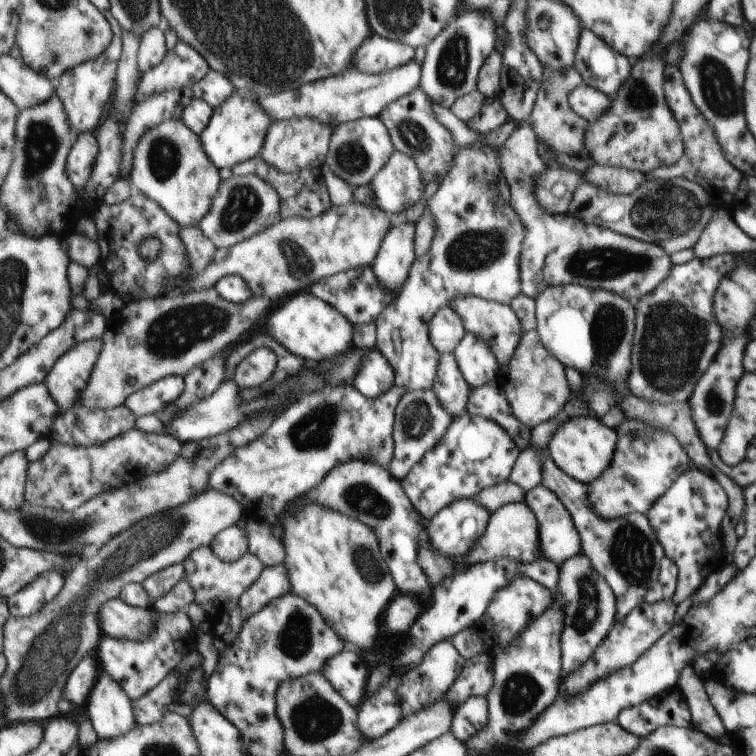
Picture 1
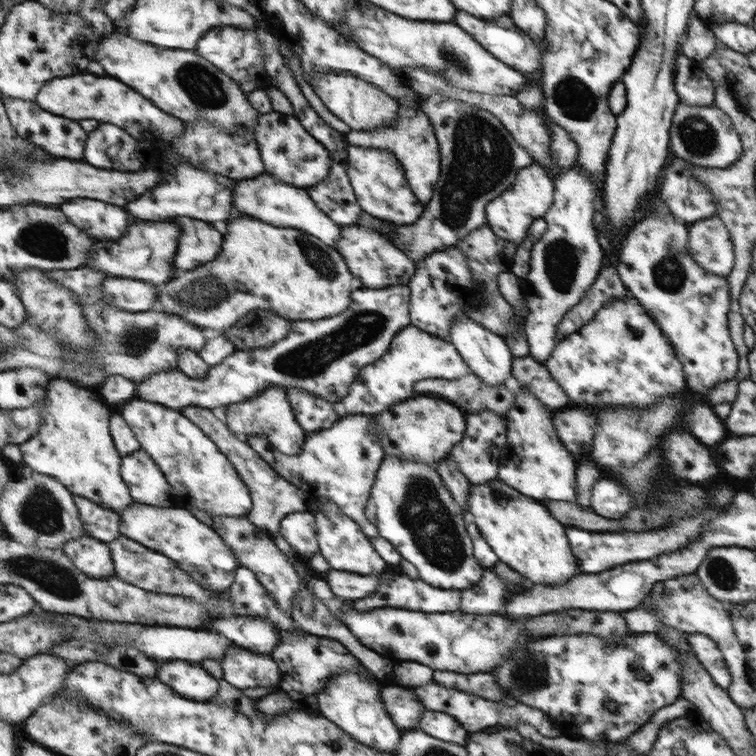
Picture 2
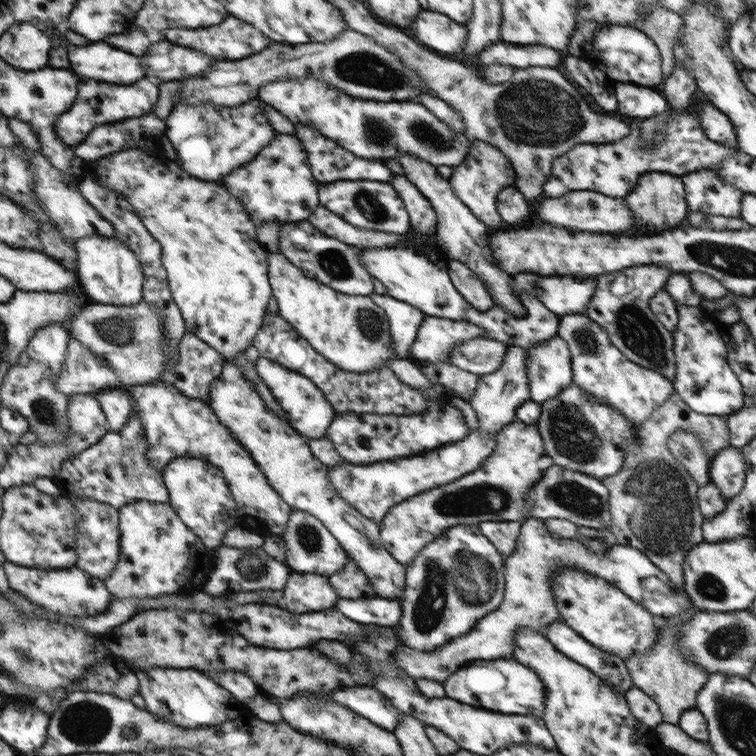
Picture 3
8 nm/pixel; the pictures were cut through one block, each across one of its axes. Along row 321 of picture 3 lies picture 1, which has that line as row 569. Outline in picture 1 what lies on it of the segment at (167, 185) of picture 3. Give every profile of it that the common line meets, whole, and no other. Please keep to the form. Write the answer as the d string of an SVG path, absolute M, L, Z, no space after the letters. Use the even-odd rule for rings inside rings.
M203 546L196 549L187 559L183 562L186 571L186 576L190 586L194 588L195 601L204 612L207 619L219 620L219 618L227 615L239 607L240 599L243 594L246 594L255 582L259 581L262 576L263 562L255 556L255 554L248 553L240 560L233 563L224 562L210 546Z

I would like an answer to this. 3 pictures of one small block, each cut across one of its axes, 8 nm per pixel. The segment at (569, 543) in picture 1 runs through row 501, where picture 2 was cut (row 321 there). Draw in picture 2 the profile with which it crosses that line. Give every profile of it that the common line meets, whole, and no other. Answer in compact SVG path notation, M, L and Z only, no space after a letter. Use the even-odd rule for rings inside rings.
M569 168L556 175L553 183L553 203L542 216L546 229L539 241L533 243L529 272L523 278L521 289L529 310L523 319L528 357L542 365L558 342L555 335L557 324L569 307L577 304L593 284L602 268L603 257L593 228L595 185L591 177L577 168Z

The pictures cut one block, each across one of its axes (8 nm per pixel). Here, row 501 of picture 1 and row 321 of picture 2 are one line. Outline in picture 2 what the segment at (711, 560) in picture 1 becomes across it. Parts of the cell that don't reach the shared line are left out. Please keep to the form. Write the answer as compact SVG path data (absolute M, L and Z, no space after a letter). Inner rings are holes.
M651 213L651 215L643 217L640 221L636 220L633 226L631 226L624 234L622 246L619 250L617 250L619 263L614 268L618 270L618 276L621 278L622 283L625 285L629 294L639 300L639 304L646 309L646 312L651 316L652 320L659 325L659 328L668 338L668 341L671 342L672 348L675 349L676 357L678 357L680 362L682 362L682 368L685 371L684 374L686 376L687 387L689 390L701 395L701 397L703 395L705 400L706 393L710 392L710 389L714 388L715 384L718 384L719 382L726 382L727 379L731 379L731 377L735 375L735 372L737 372L738 369L738 354L737 350L734 349L734 343L730 340L729 322L726 320L726 315L730 310L729 284L727 284L726 277L719 277L717 275L713 275L713 273L709 273L709 271L705 271L705 269L703 269L703 267L695 261L695 258L691 256L690 248L686 244L688 235L689 224L686 224L679 219L675 219L673 214L665 213L661 215L661 213Z

